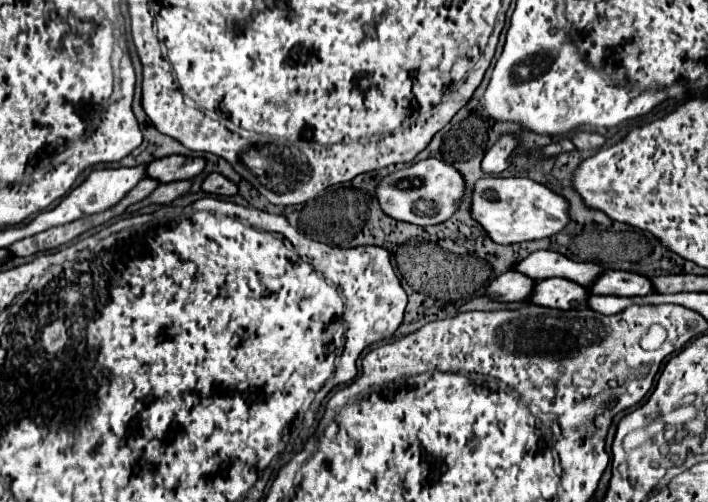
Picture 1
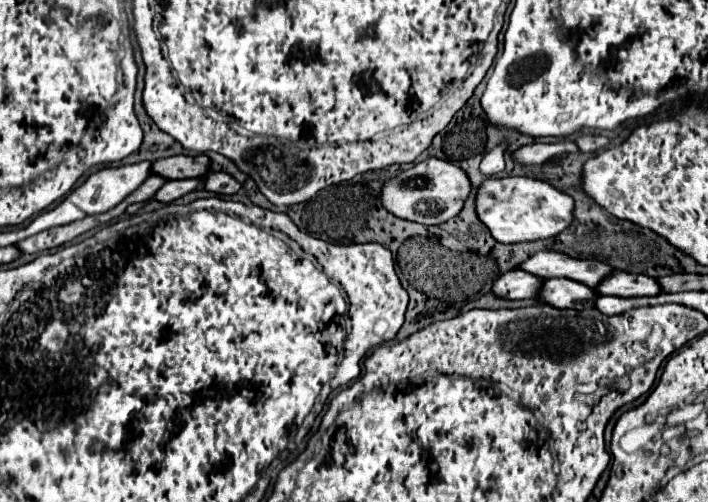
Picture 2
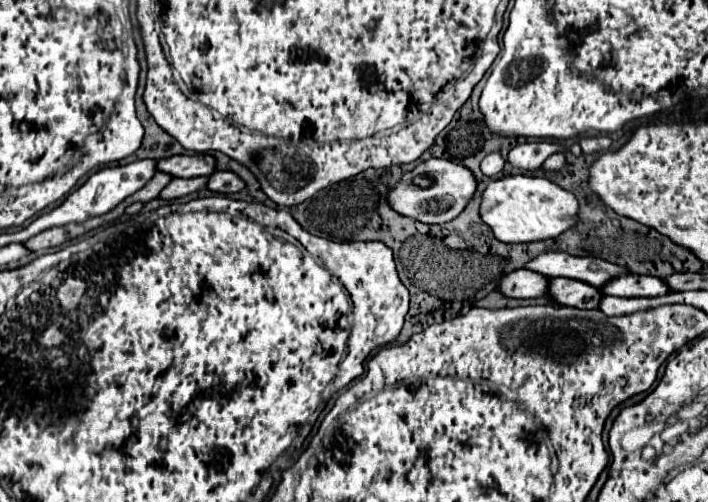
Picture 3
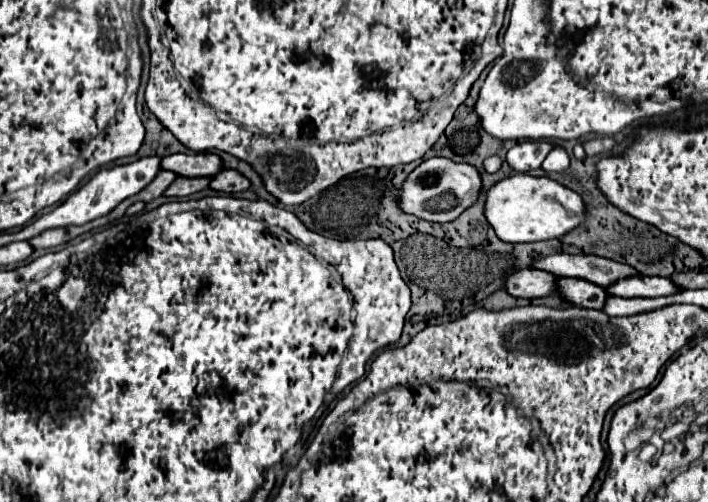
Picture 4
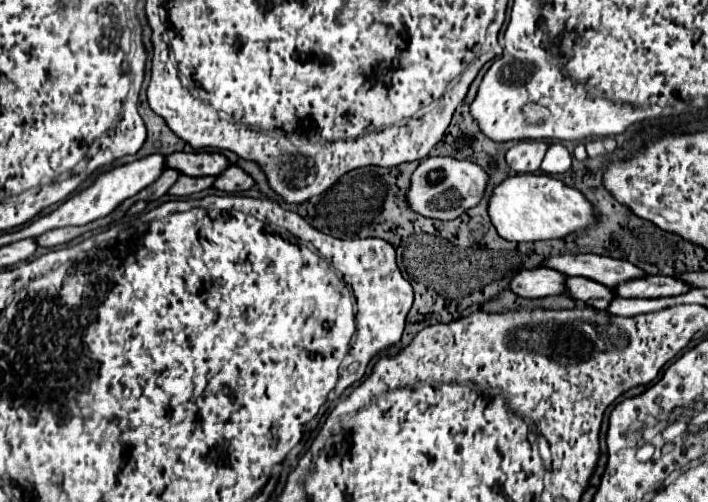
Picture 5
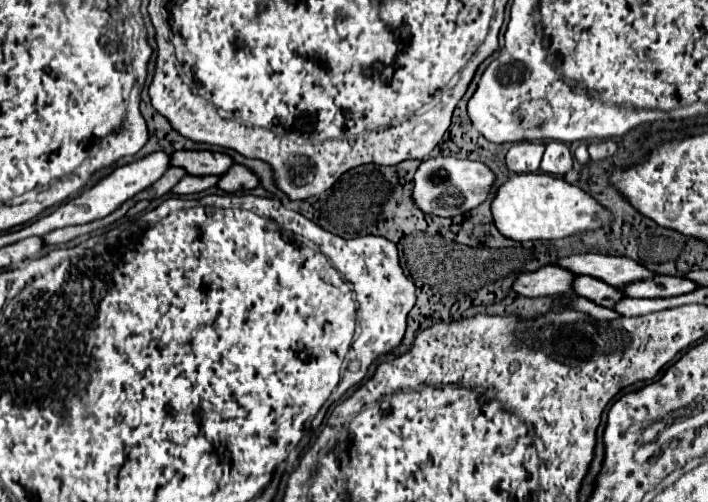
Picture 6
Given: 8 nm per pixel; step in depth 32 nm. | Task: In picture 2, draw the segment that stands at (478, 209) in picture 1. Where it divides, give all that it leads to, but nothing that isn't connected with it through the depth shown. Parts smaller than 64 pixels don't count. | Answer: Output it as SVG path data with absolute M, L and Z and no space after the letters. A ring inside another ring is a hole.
M528 176L486 178L478 186L476 194L476 216L500 244L552 238L570 226L570 222L574 220L572 210L574 200L570 196L552 188L548 182Z

